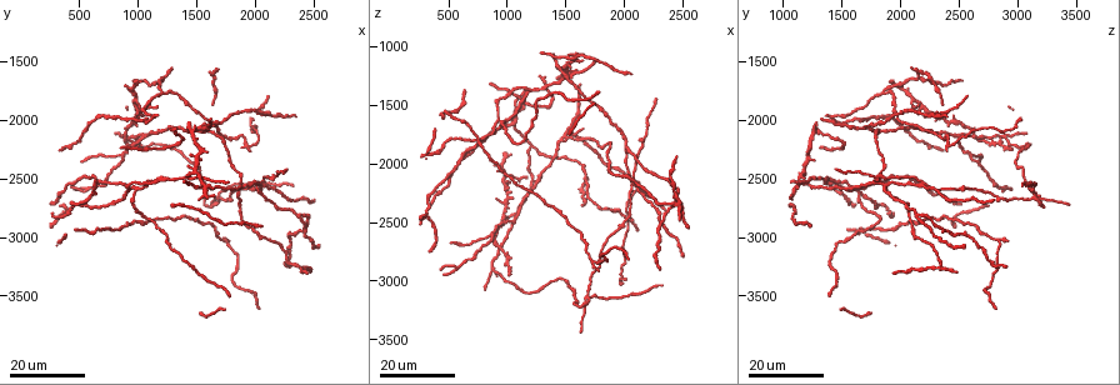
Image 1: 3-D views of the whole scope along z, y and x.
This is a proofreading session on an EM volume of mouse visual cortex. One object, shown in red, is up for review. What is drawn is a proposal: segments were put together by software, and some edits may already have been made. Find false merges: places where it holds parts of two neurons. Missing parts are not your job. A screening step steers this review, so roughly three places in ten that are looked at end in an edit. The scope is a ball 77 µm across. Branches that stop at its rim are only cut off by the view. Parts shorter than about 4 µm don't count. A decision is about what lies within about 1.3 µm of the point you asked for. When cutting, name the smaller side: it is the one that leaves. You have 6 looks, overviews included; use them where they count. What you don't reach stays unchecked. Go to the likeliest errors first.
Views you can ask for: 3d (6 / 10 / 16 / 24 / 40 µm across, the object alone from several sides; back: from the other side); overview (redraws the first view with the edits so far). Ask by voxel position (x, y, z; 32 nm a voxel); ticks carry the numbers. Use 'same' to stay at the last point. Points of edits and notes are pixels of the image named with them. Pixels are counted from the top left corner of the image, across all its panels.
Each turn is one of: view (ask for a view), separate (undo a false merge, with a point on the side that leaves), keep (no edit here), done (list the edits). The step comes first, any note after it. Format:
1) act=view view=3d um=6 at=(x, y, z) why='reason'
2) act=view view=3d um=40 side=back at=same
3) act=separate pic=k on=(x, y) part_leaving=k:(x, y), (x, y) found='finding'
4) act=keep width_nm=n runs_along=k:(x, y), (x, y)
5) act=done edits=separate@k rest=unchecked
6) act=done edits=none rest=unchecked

act=view view=3d um=24 at=(1960, 2240, 2400) why='calibre changes'

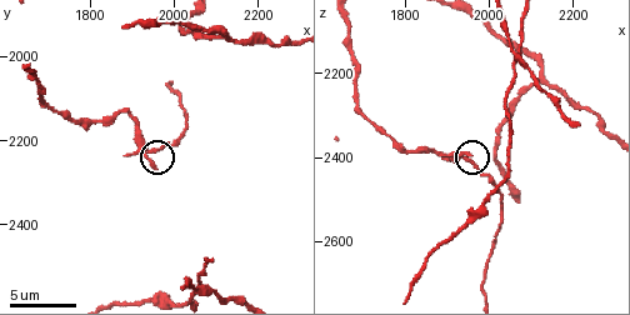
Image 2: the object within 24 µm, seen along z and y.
act=view view=3d um=10 at=(1950, 2225, 2400) why='zoom in'

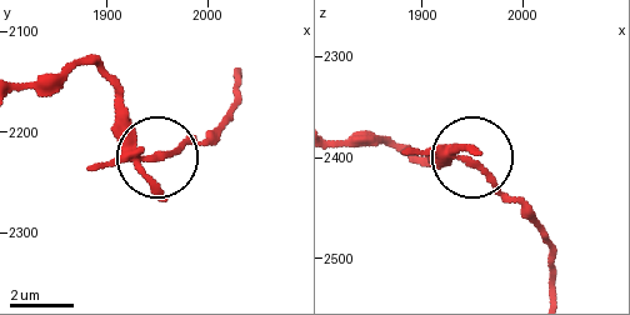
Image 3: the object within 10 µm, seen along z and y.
act=separate pic=3 on=(171, 156) width_nm=260 part_leaving=3:(131, 154), (169, 154), (201, 138), (234, 100), (234, 74) found='a second neuron is stuck on'

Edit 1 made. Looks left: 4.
act=view view=overview why='redraw'

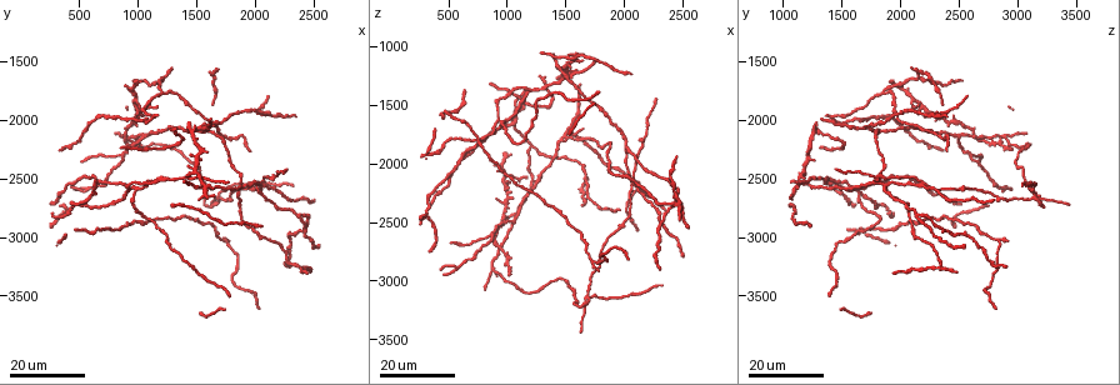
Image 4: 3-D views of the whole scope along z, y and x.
act=view view=3d um=24 at=(880, 2120, 2880) why='three-way junction'

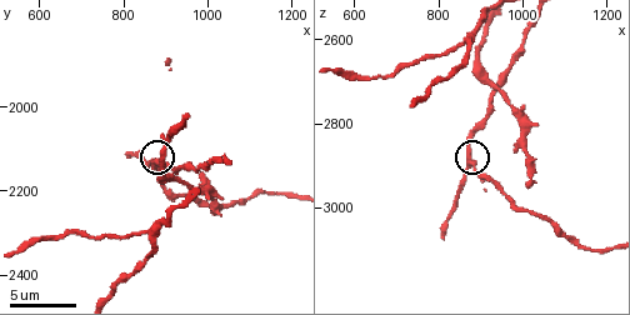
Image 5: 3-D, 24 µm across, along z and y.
act=view view=3d um=10 at=same

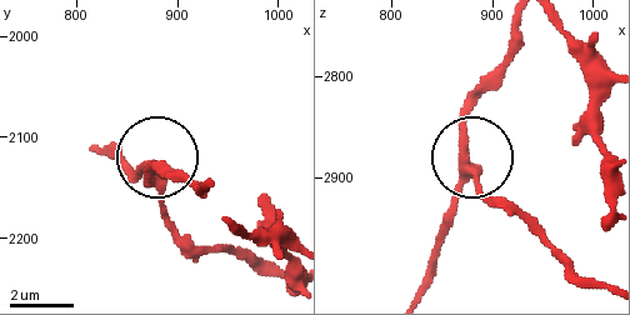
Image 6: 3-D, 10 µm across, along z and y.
act=keep arms=3 found='one neuron here'

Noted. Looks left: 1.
act=done edits=separate@3 rest=unchecked

